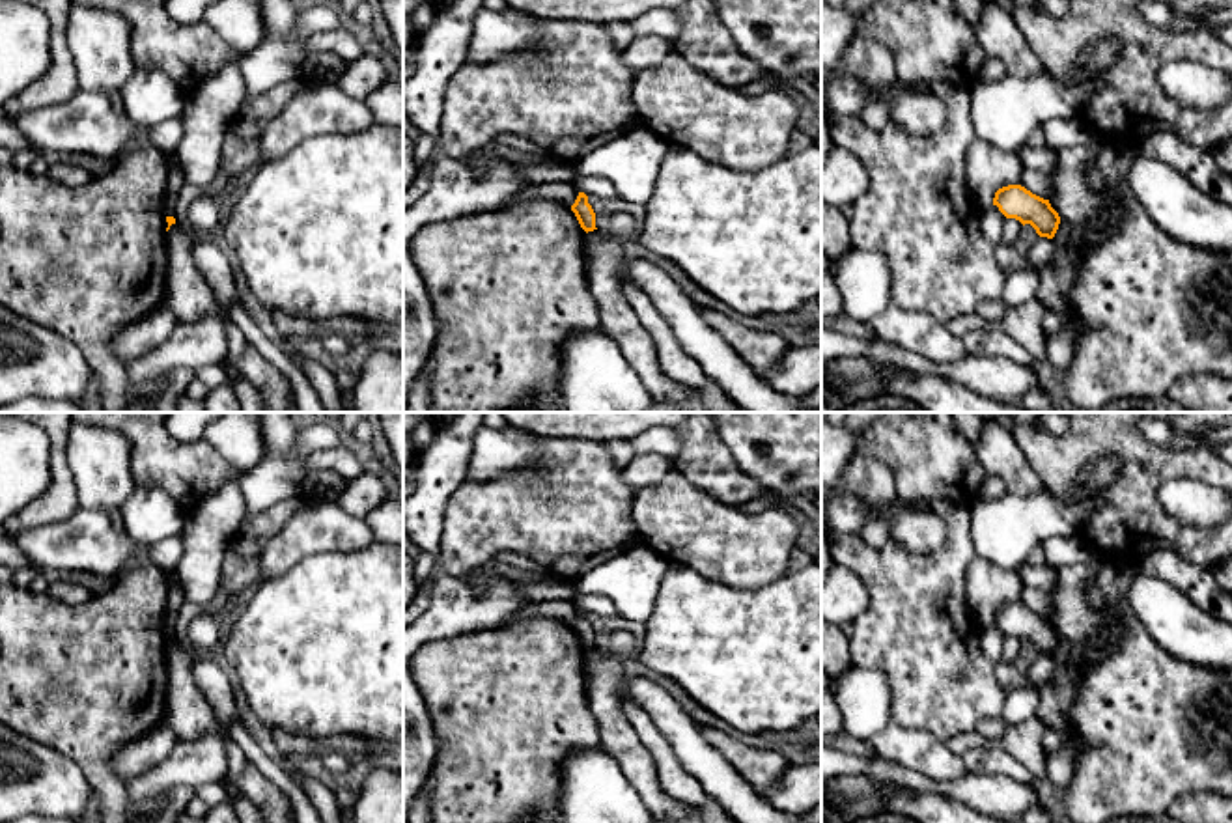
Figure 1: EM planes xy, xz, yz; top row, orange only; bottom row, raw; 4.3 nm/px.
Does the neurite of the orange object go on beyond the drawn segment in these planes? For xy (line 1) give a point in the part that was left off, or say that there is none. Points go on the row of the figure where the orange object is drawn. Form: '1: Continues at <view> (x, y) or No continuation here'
1: No continuation here

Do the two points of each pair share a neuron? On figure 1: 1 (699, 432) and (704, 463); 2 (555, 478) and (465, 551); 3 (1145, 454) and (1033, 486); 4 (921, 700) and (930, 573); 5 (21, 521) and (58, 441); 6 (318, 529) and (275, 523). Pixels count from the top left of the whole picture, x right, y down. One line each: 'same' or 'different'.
1: same
2: same
3: different
4: same
5: same
6: different

